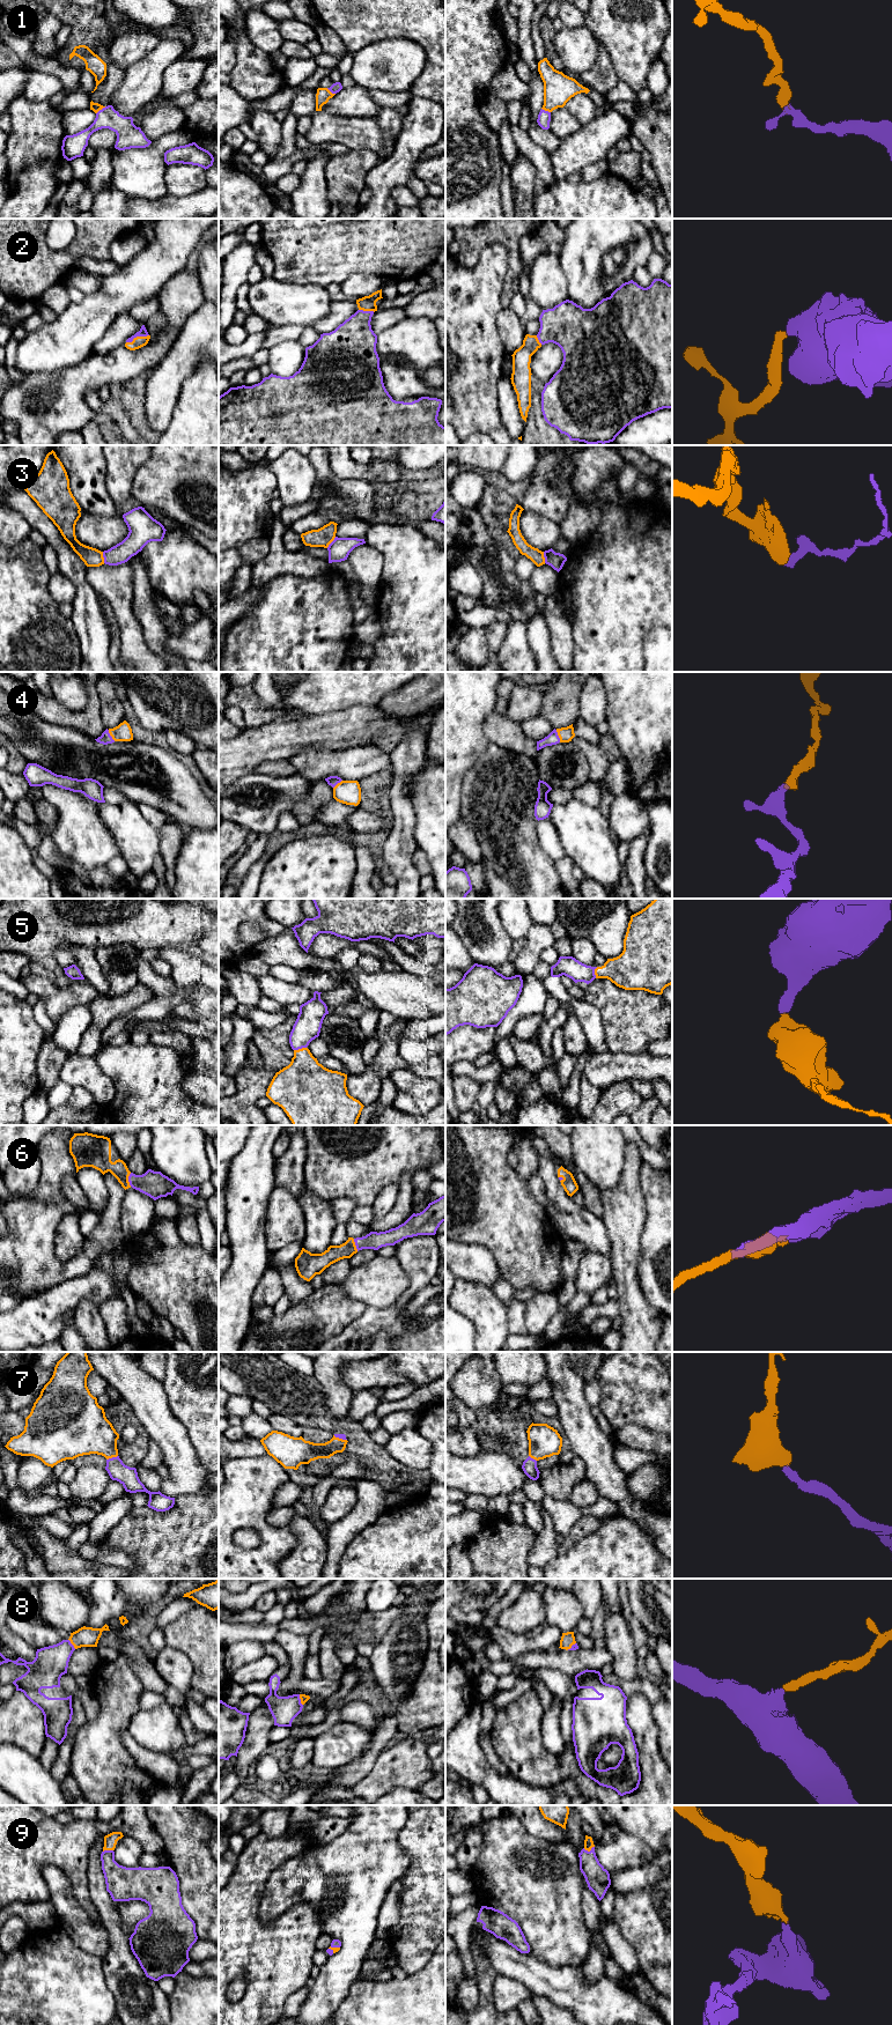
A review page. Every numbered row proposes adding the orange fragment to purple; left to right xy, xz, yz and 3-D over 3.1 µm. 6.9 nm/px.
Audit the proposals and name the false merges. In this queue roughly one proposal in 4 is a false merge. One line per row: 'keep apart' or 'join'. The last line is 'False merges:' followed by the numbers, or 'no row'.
1: join
2: join
3: keep apart
4: join
5: join
6: join
7: join
8: join
9: join
False merges: 3

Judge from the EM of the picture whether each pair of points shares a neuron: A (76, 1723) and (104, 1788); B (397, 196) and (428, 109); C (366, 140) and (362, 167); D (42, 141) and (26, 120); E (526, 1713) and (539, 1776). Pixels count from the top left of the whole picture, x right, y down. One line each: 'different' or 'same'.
A: different
B: different
C: different
D: same
E: same

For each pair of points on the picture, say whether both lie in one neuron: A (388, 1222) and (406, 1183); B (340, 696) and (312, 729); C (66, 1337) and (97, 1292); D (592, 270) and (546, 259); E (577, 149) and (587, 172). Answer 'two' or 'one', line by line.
A: one
B: two
C: two
D: two
E: two

